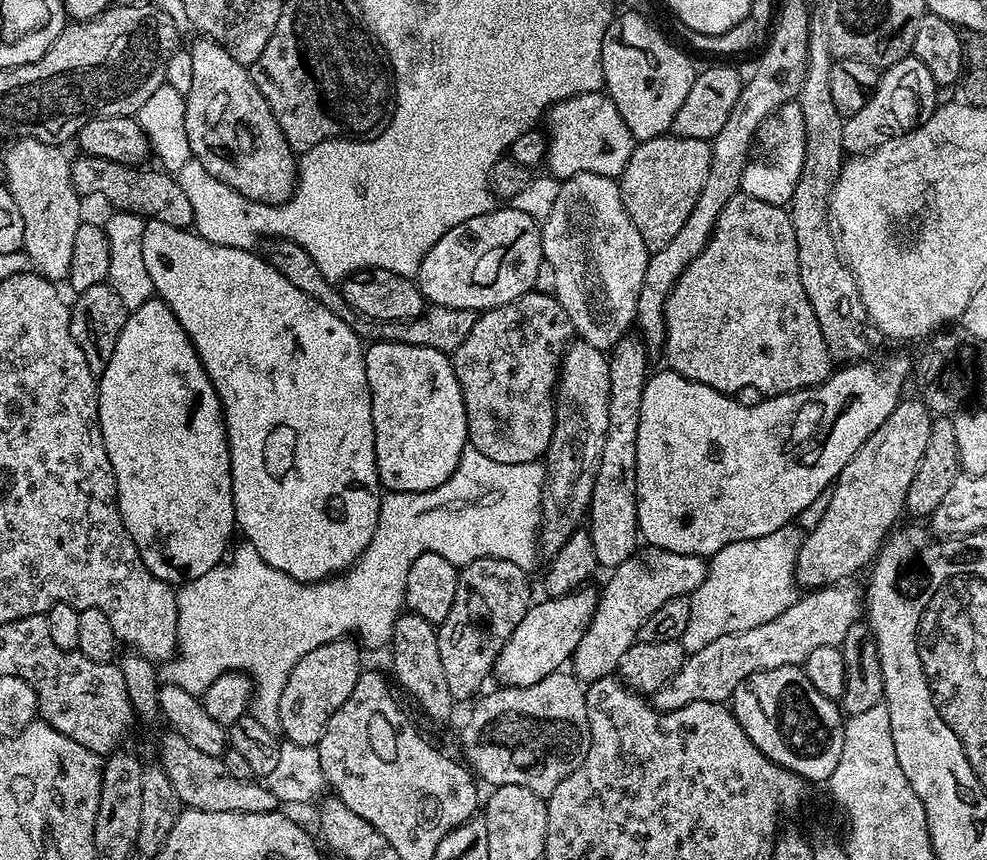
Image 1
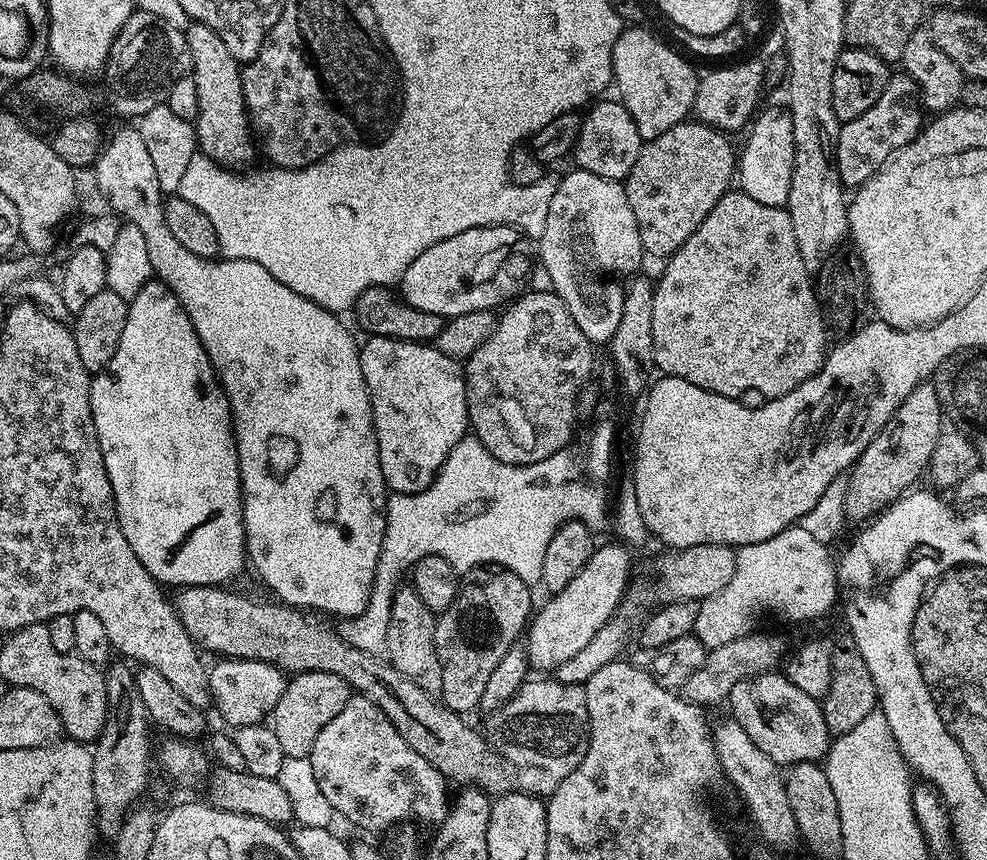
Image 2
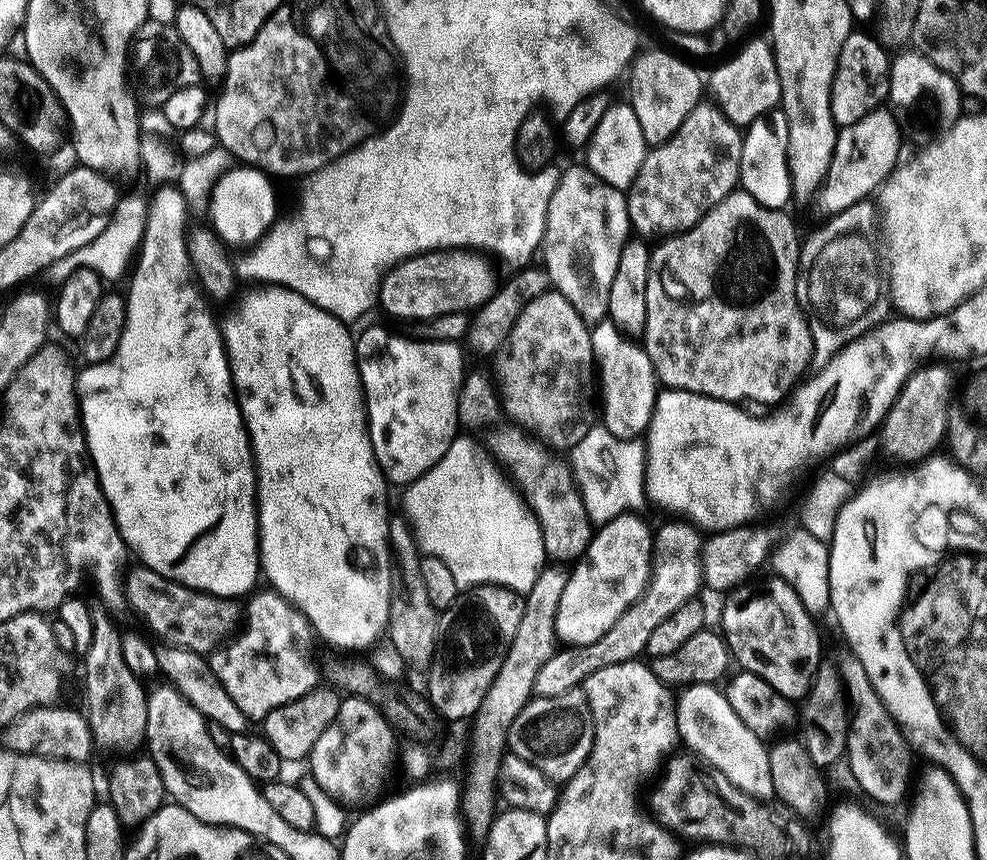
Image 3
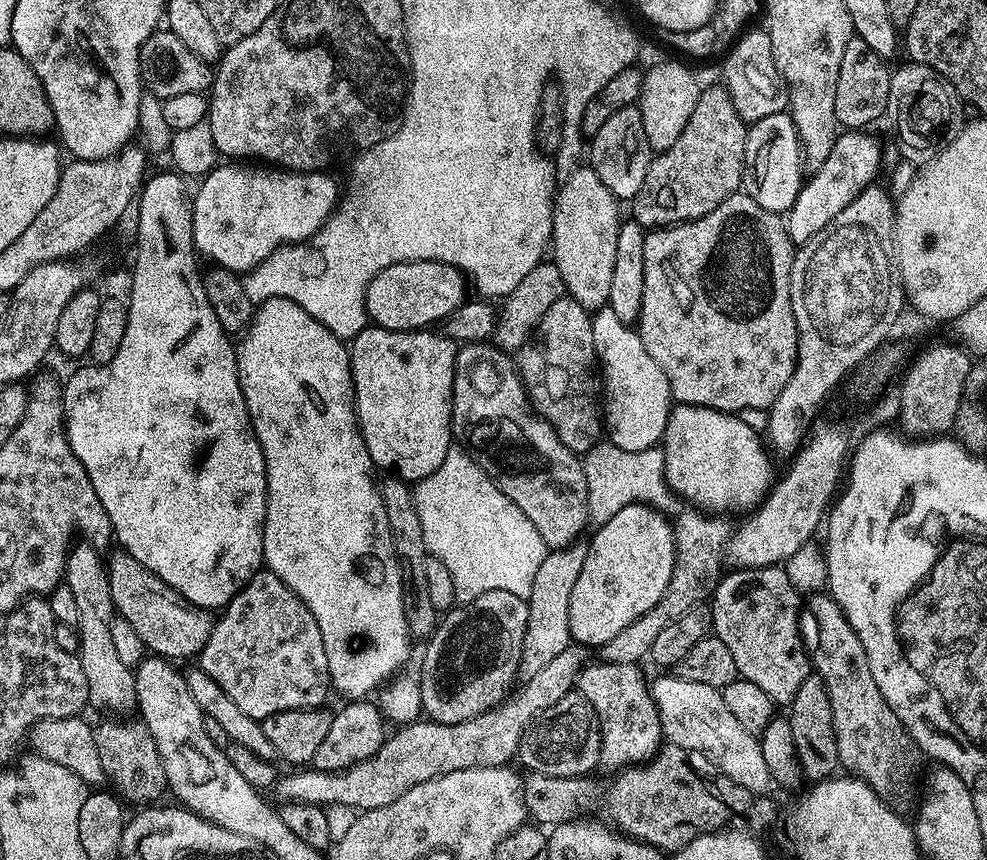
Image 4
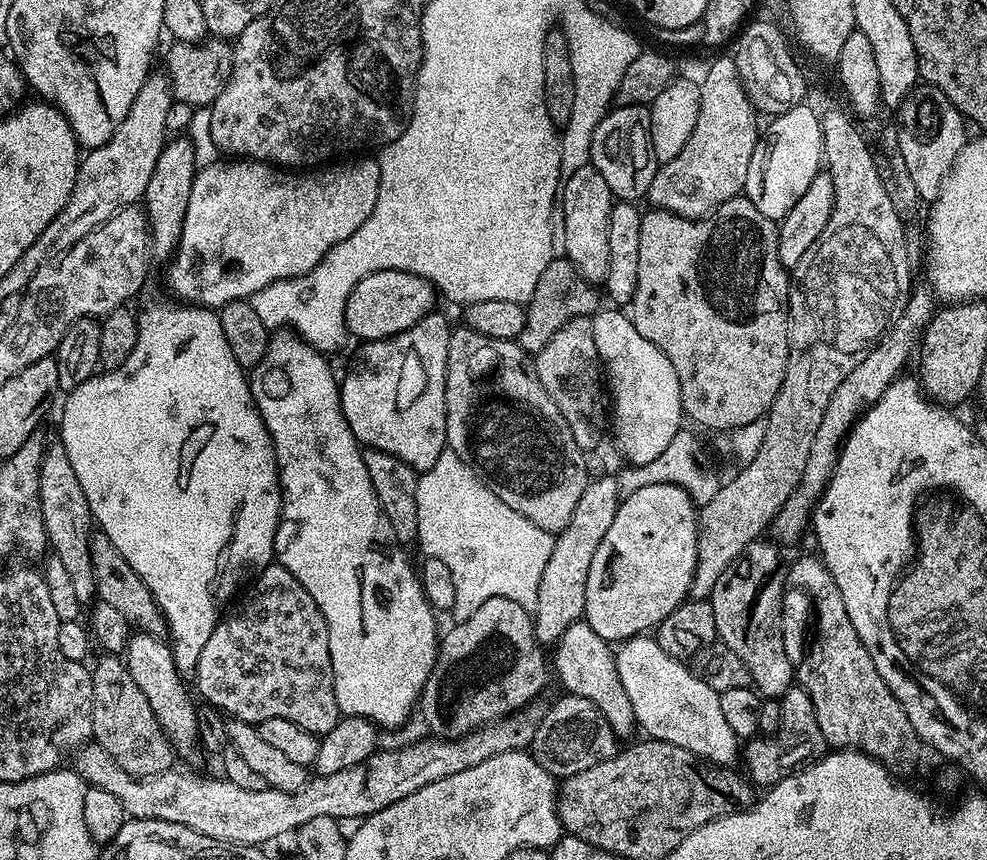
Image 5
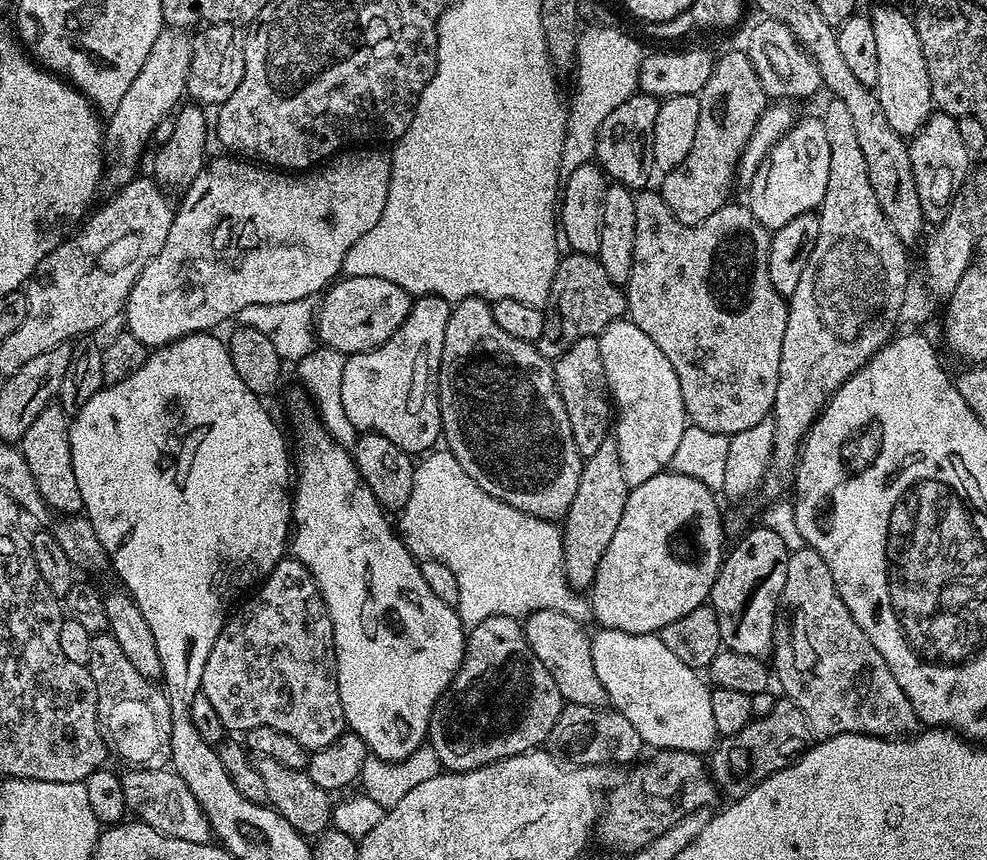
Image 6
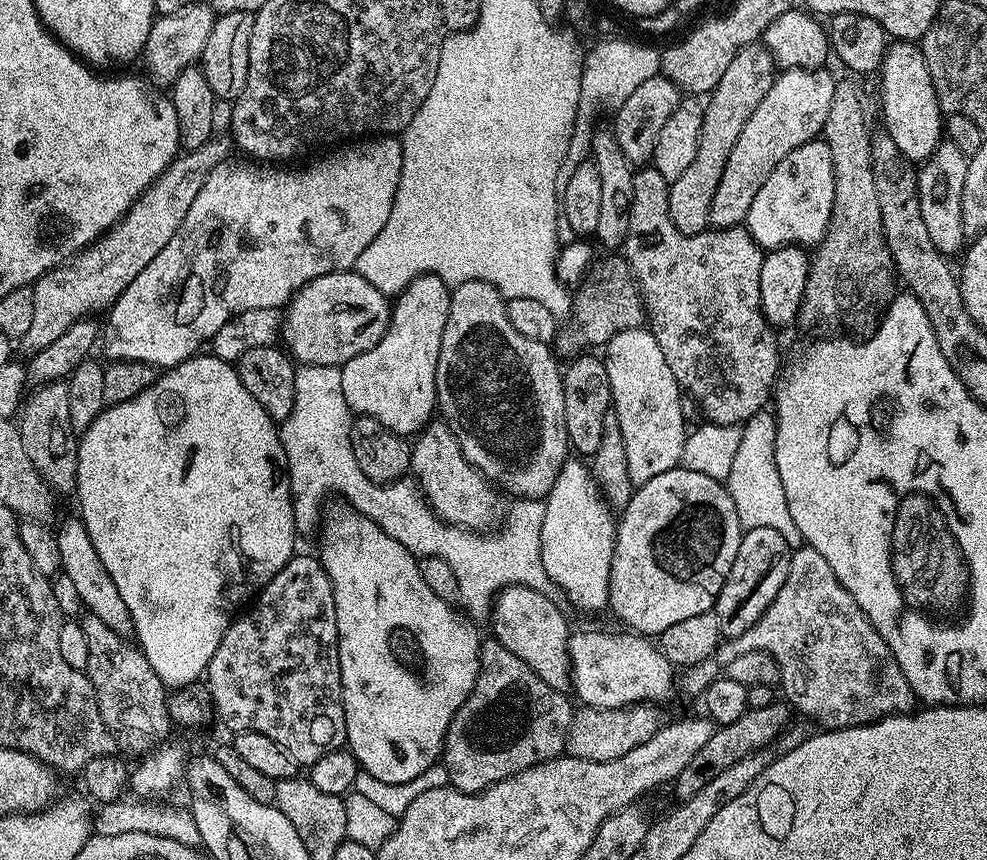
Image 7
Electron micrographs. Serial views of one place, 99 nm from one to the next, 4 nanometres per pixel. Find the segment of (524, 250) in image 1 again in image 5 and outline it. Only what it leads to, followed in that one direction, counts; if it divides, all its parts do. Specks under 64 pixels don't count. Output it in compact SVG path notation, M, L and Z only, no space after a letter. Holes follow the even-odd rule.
M378 270L374 274L364 276L358 282L358 286L354 286L354 290L344 307L344 325L347 326L349 333L353 337L357 336L357 341L385 340L417 324L423 316L433 311L435 304L432 303L435 300L438 300L438 293L426 278L402 270Z

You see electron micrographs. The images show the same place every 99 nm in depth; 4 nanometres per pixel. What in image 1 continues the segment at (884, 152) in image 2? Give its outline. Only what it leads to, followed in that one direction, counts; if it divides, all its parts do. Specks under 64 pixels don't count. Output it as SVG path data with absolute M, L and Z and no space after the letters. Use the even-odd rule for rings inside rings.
M909 54L898 62L890 70L890 74L881 75L880 83L877 84L875 92L868 97L868 101L858 110L858 114L847 117L844 121L844 150L848 154L863 154L872 151L873 148L881 148L884 145L885 137L880 136L880 128L889 128L889 133L896 134L901 131L900 120L896 117L896 100L892 97L892 91L899 86L904 80L904 84L913 92L914 95L920 96L920 104L927 110L937 107L936 92L938 85L934 78L930 78L930 70L918 62L918 58Z

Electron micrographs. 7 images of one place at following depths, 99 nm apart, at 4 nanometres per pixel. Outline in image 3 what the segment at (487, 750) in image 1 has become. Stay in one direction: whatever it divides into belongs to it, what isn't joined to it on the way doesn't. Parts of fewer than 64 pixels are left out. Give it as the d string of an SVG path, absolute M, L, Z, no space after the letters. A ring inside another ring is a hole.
M578 687L561 696L536 696L529 700L512 719L506 744L518 758L530 762L549 780L567 782L586 762L593 742L592 711L583 687Z

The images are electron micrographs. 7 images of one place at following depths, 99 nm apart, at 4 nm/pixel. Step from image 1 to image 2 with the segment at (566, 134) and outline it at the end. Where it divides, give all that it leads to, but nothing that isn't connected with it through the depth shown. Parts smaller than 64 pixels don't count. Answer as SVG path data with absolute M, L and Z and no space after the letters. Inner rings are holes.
M612 99L613 101L603 100L593 103L587 109L588 116L586 112L581 119L580 133L574 149L575 167L590 174L598 174L607 180L623 182L628 179L630 170L638 158L642 141L634 126L634 118L630 118L630 114L625 110L623 104L615 99Z

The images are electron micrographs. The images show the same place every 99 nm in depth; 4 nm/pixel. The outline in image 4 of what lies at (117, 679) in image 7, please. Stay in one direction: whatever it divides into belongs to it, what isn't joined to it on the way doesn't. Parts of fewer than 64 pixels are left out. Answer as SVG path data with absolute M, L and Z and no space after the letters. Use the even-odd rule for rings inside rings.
M104 724L95 729L94 739L103 775L108 775L108 780L112 783L111 791L121 801L129 800L132 804L148 806L159 801L156 799L166 792L166 781L162 758L154 746L154 738L147 727L139 727L135 728L132 724Z

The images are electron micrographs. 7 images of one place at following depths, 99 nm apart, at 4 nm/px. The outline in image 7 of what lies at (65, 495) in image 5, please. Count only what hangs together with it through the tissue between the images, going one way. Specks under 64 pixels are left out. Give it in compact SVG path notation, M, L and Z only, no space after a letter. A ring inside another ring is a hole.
M64 380L44 382L37 388L40 389L25 399L18 416L22 447L53 493L75 493L78 478L78 434L70 422L70 390Z

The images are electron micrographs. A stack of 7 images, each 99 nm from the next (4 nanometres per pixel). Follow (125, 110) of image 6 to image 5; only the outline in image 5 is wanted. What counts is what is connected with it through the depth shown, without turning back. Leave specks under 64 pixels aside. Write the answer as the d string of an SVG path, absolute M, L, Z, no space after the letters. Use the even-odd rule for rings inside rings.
M151 73L144 80L142 88L111 138L102 147L91 149L76 170L76 185L72 187L66 206L42 230L40 237L32 243L16 263L15 271L31 274L55 256L61 256L74 242L90 234L98 225L109 220L124 207L139 203L154 174L158 156L168 138L166 115L174 101L171 84L163 74Z

